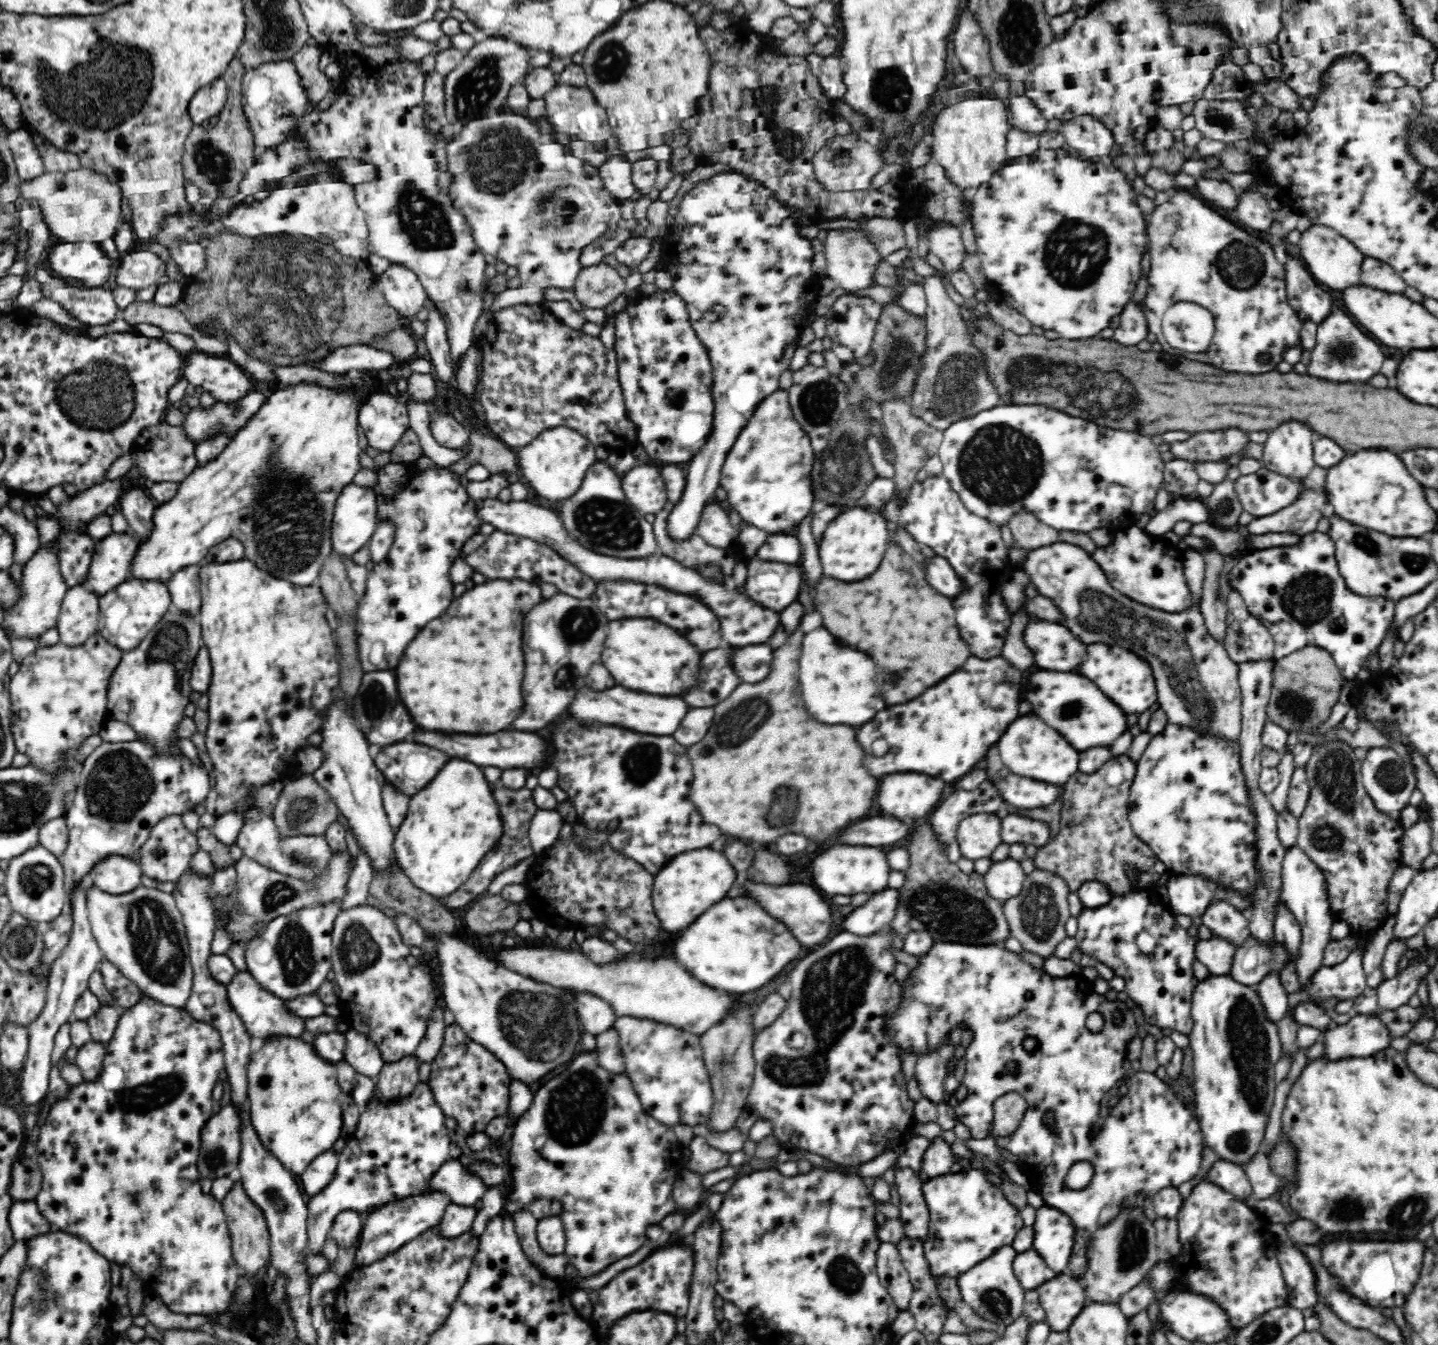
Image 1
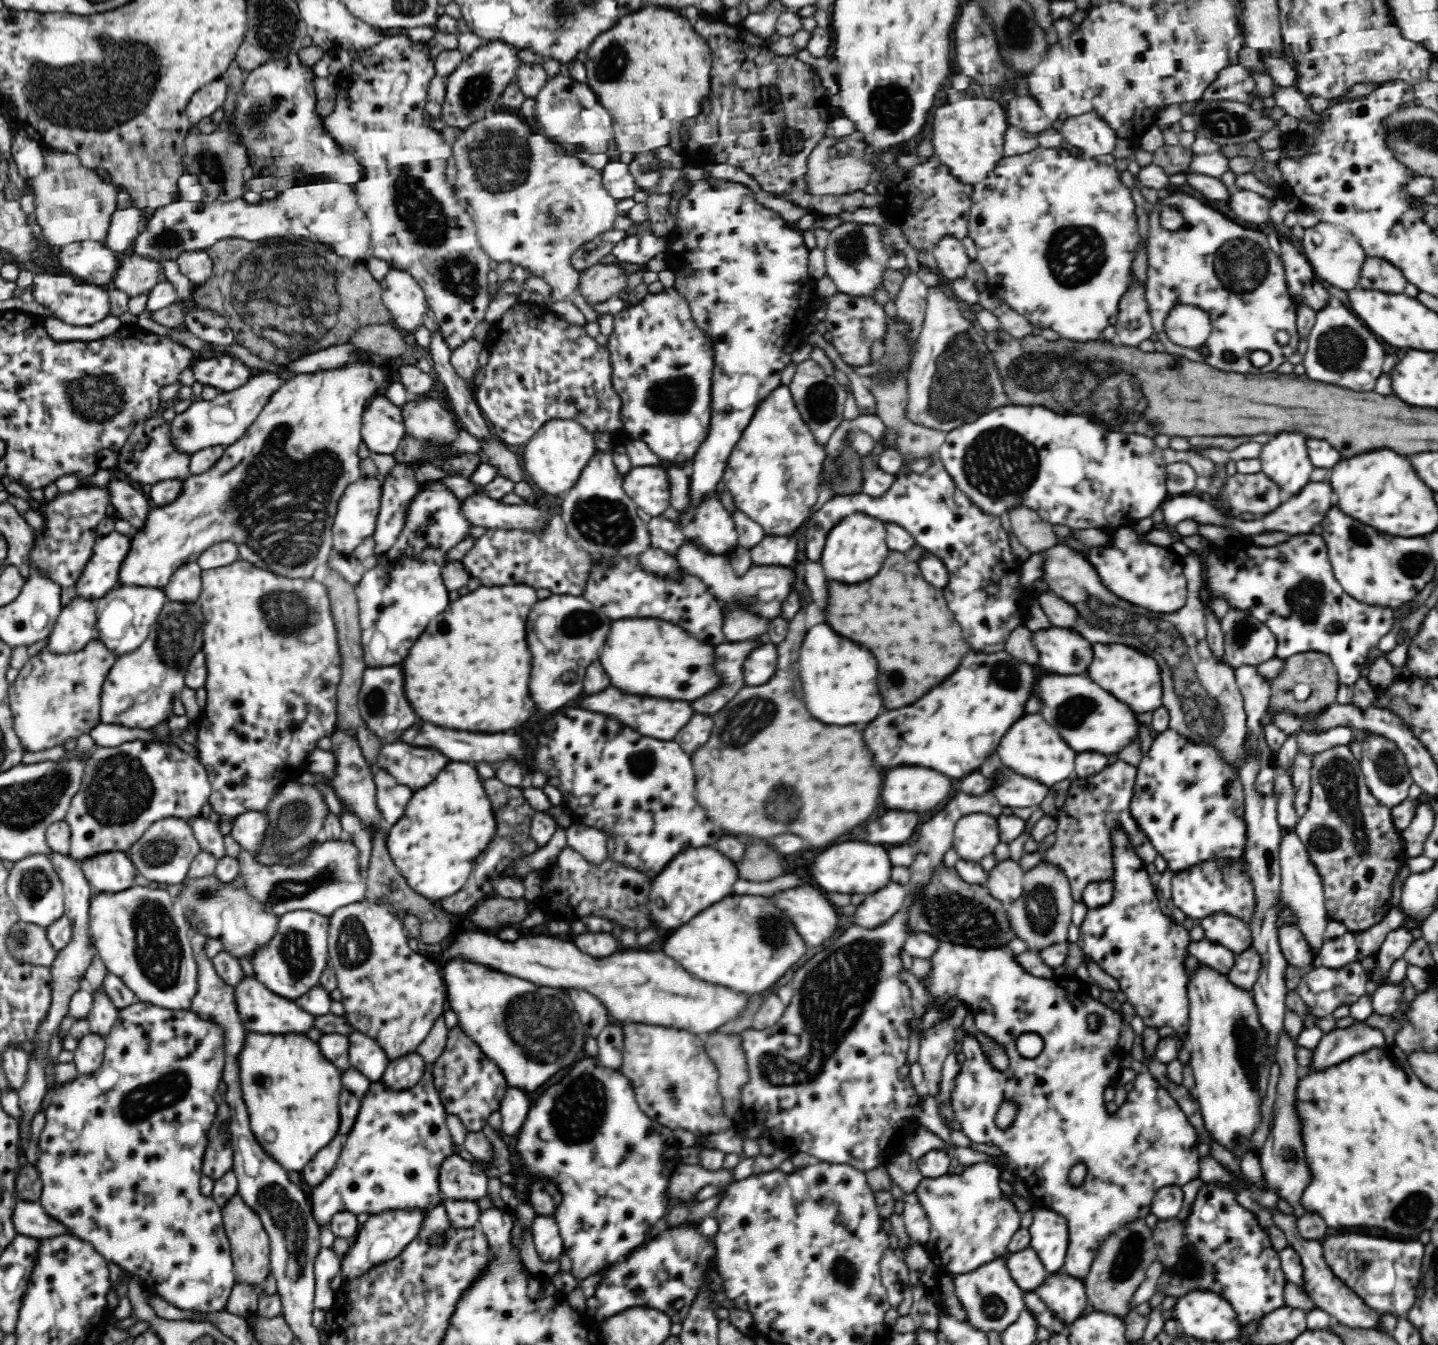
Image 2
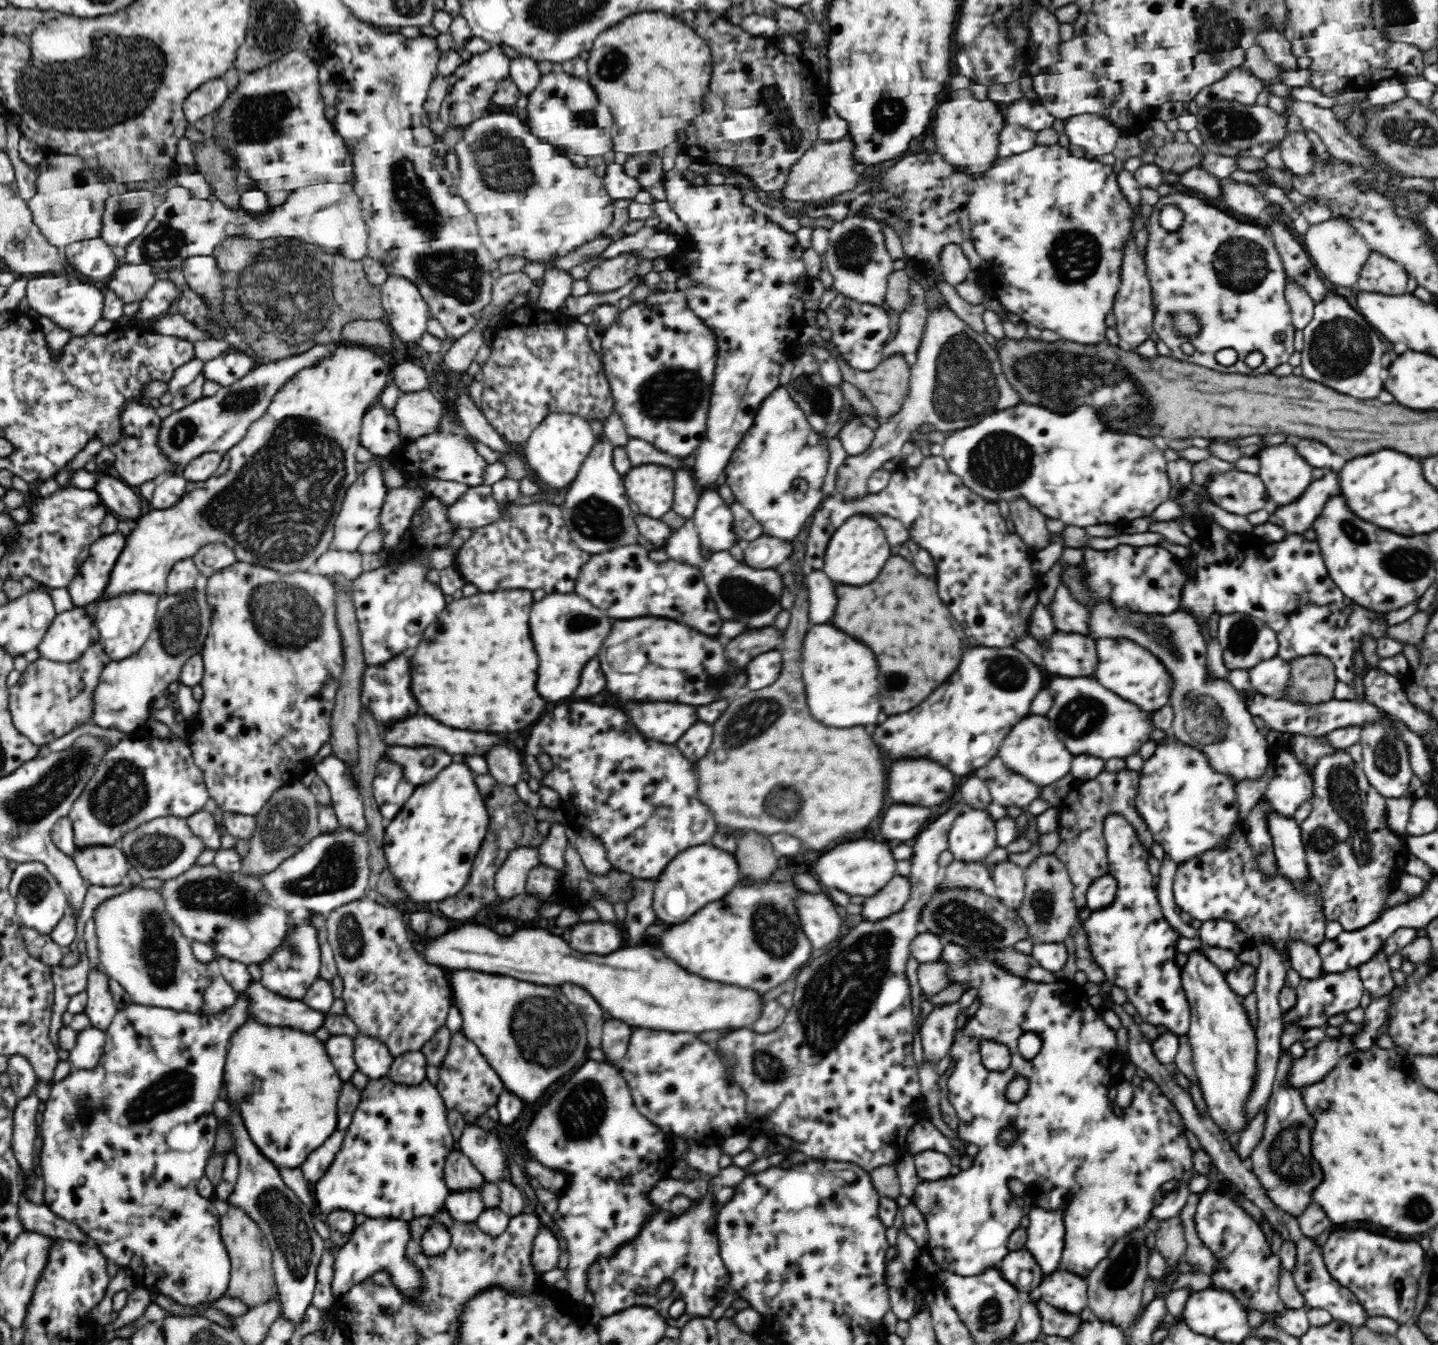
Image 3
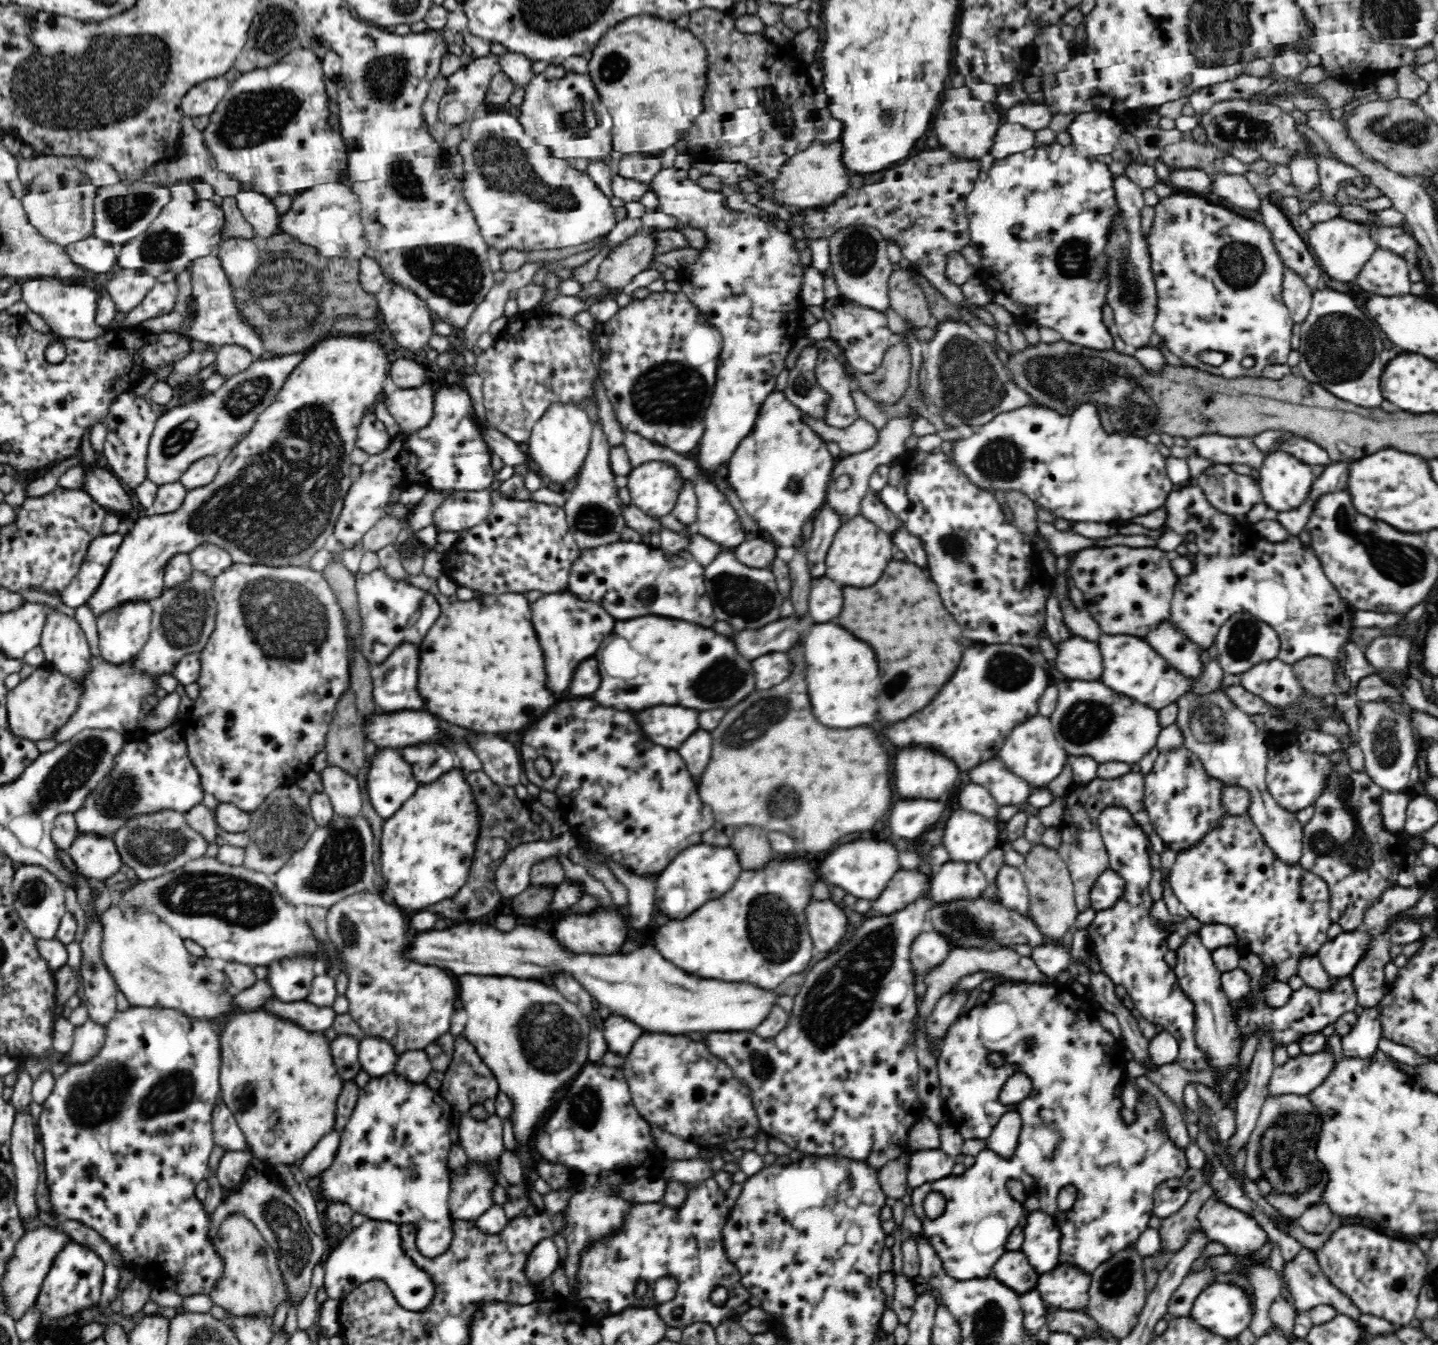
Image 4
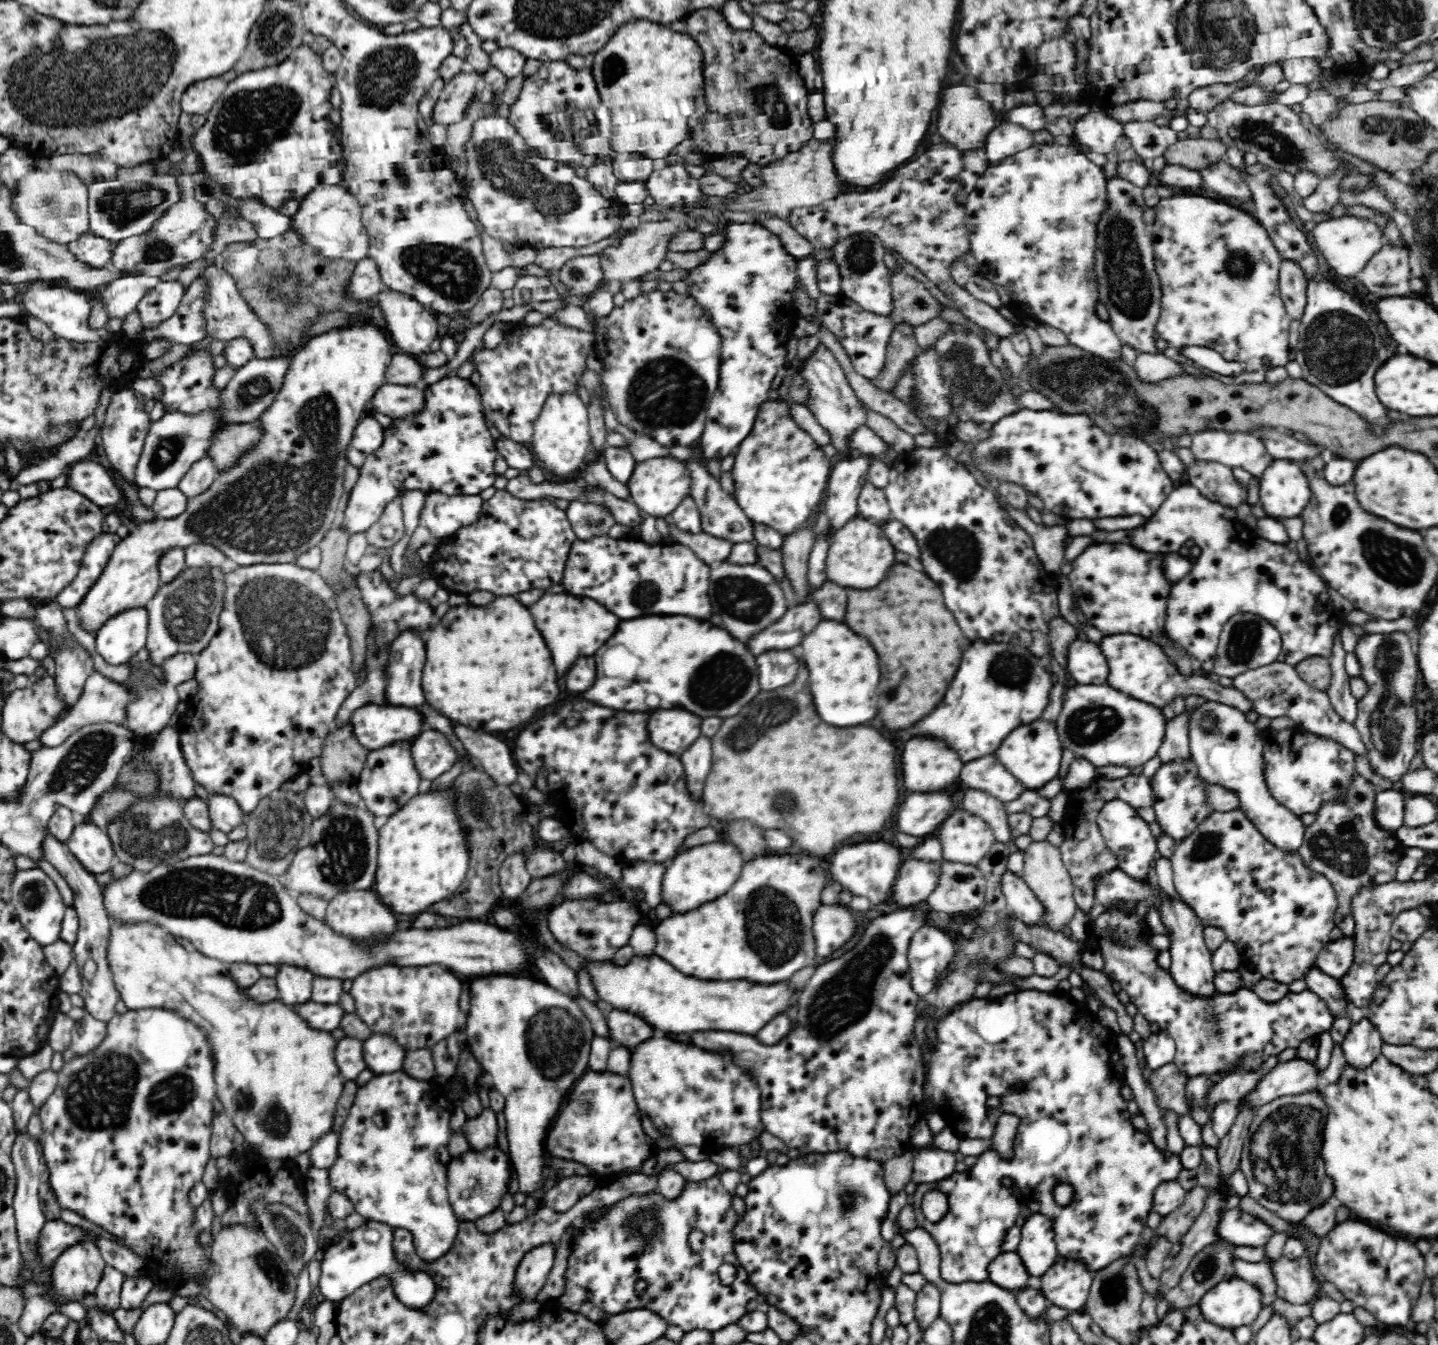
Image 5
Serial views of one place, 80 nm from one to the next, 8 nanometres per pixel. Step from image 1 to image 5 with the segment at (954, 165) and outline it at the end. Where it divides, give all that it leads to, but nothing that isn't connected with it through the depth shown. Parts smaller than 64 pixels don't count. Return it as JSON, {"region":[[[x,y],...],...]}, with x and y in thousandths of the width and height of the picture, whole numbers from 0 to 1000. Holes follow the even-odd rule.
{"region":[[[662,64],[655,68],[655,77],[651,80],[650,89],[652,89],[652,98],[654,104],[657,104],[668,112],[677,109],[684,109],[684,104],[693,94],[693,88],[690,80],[686,74],[680,73],[676,64]]]}

